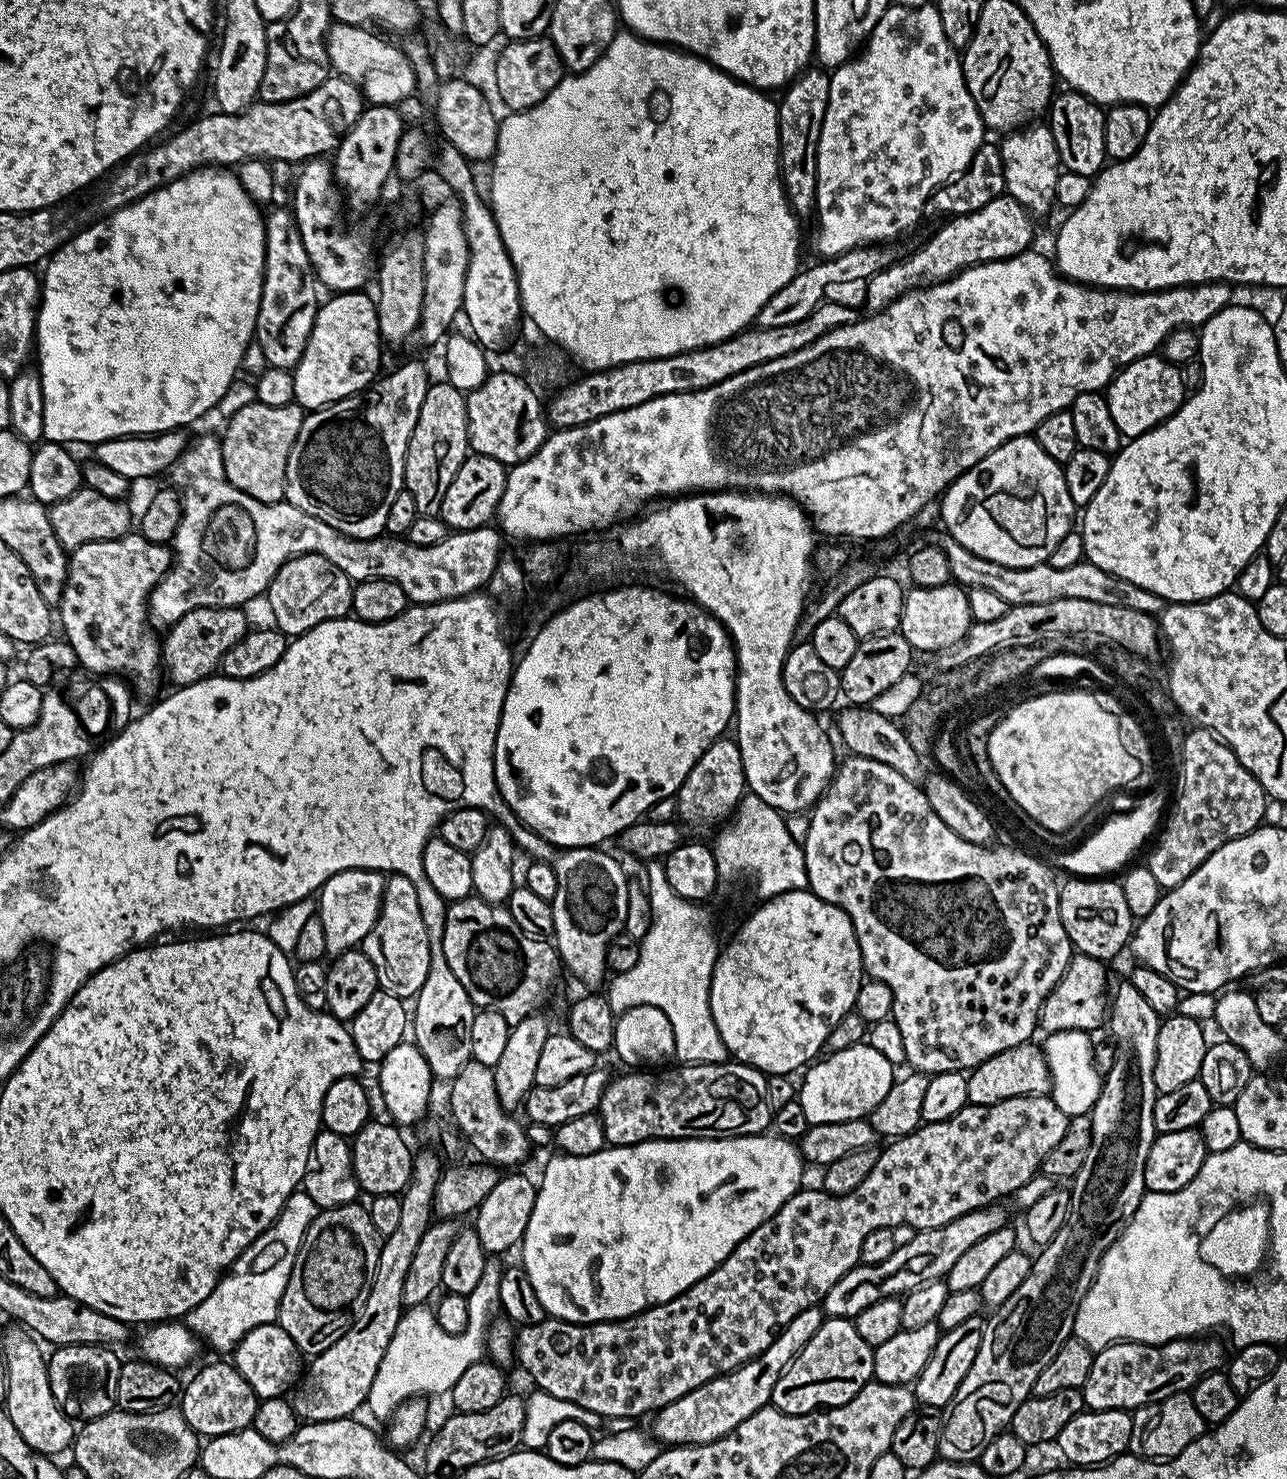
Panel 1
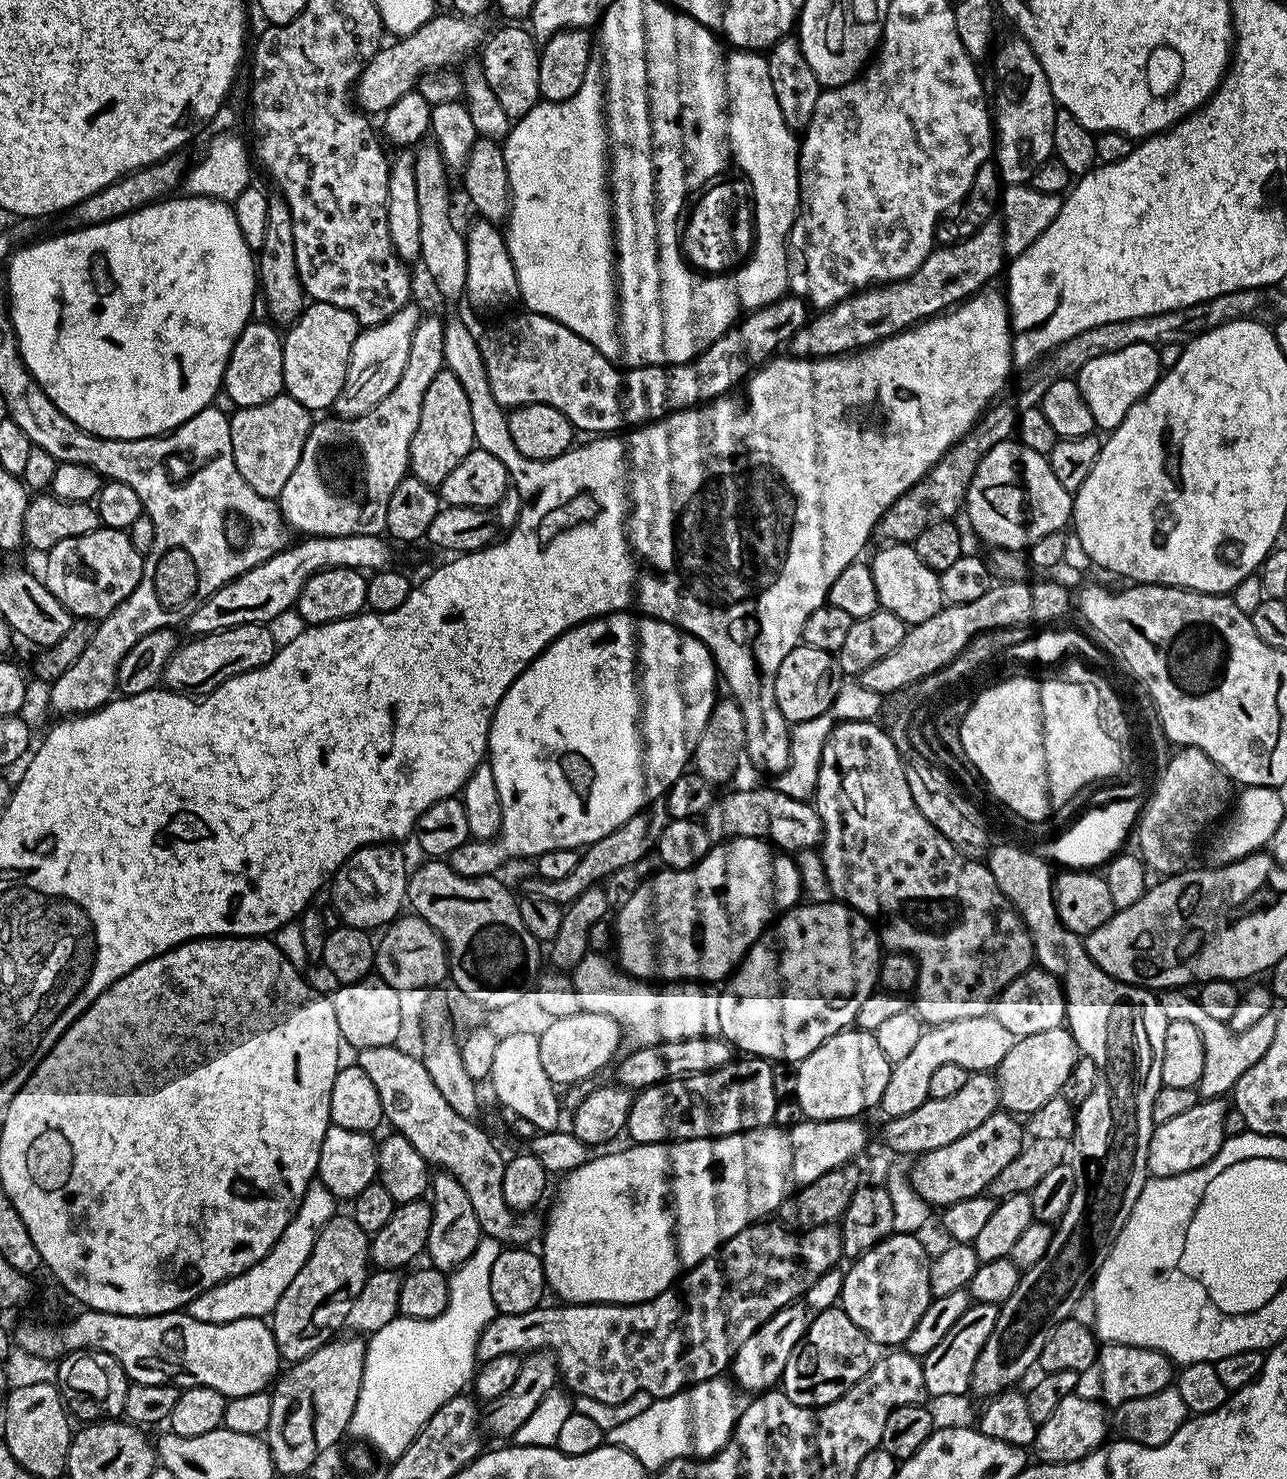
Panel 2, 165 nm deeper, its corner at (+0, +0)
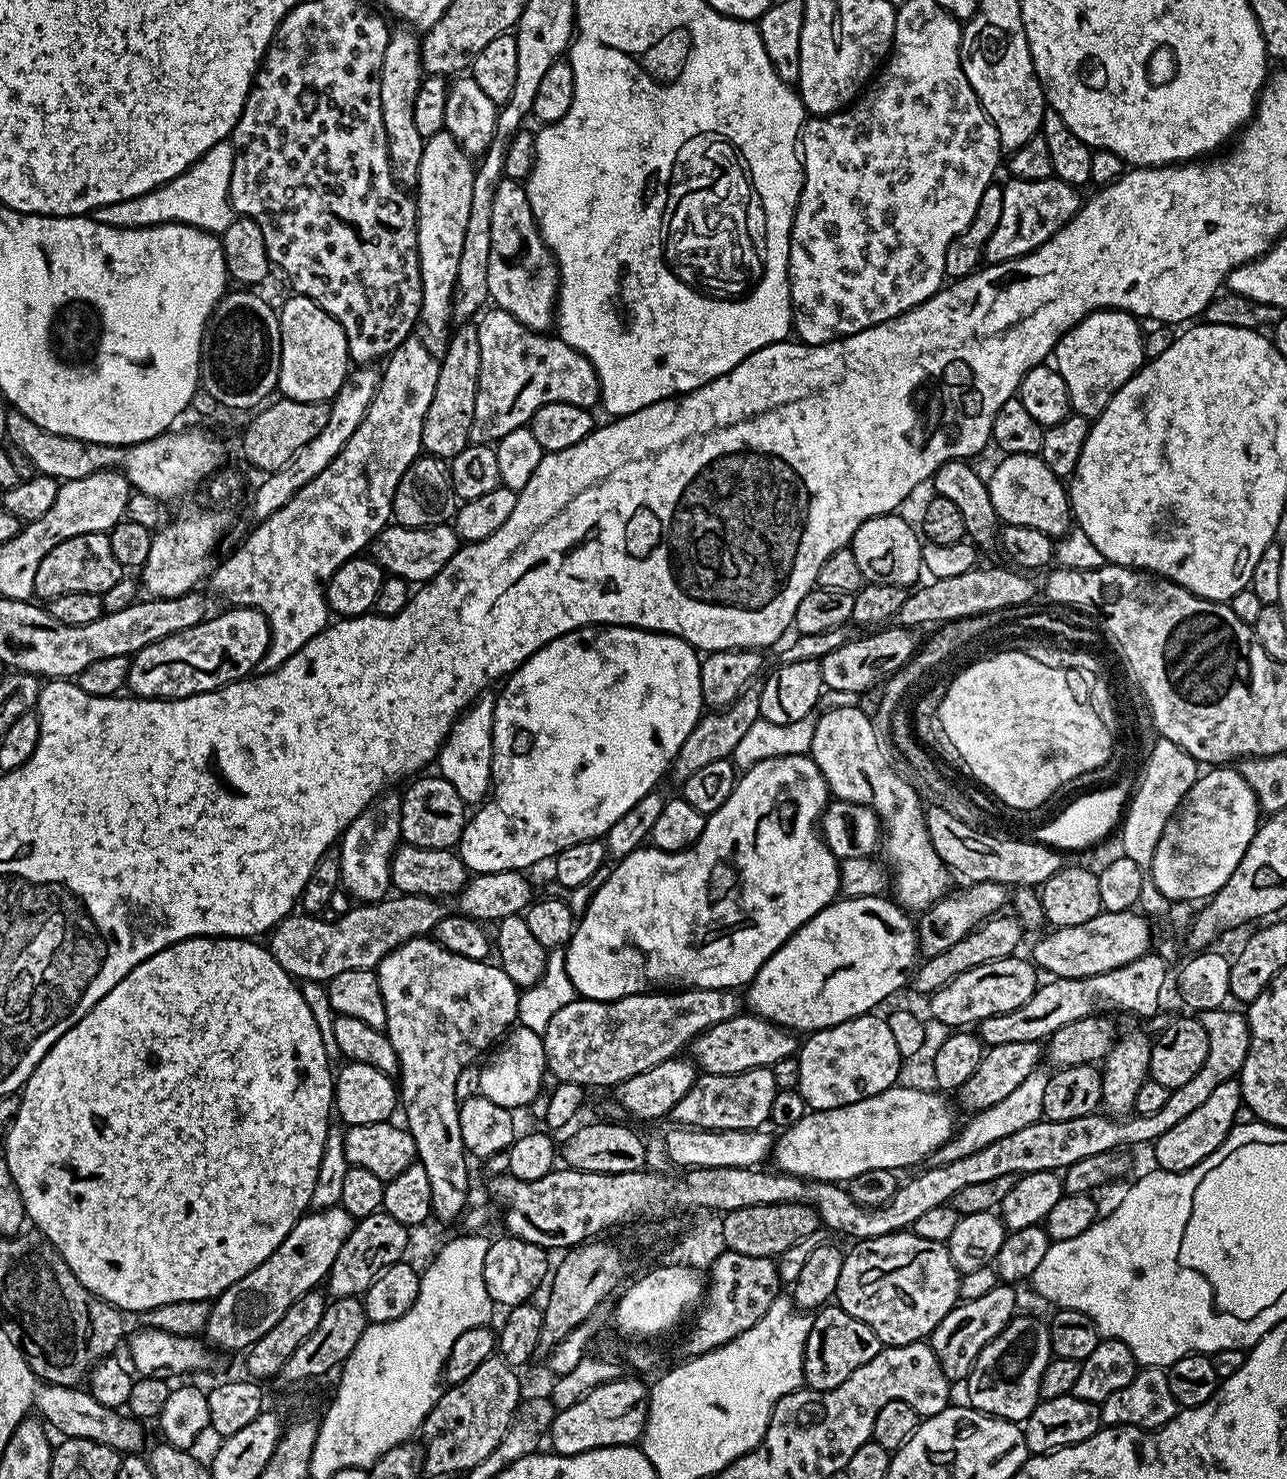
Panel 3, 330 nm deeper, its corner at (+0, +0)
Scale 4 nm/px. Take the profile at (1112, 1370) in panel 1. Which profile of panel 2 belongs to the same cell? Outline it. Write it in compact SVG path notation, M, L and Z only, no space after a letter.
M1101 1343L1096 1349L1093 1364L1080 1372L1075 1395L1087 1400L1097 1400L1105 1406L1130 1402L1130 1398L1146 1398L1146 1394L1158 1394L1174 1384L1172 1359L1153 1348L1139 1348L1129 1344Z

